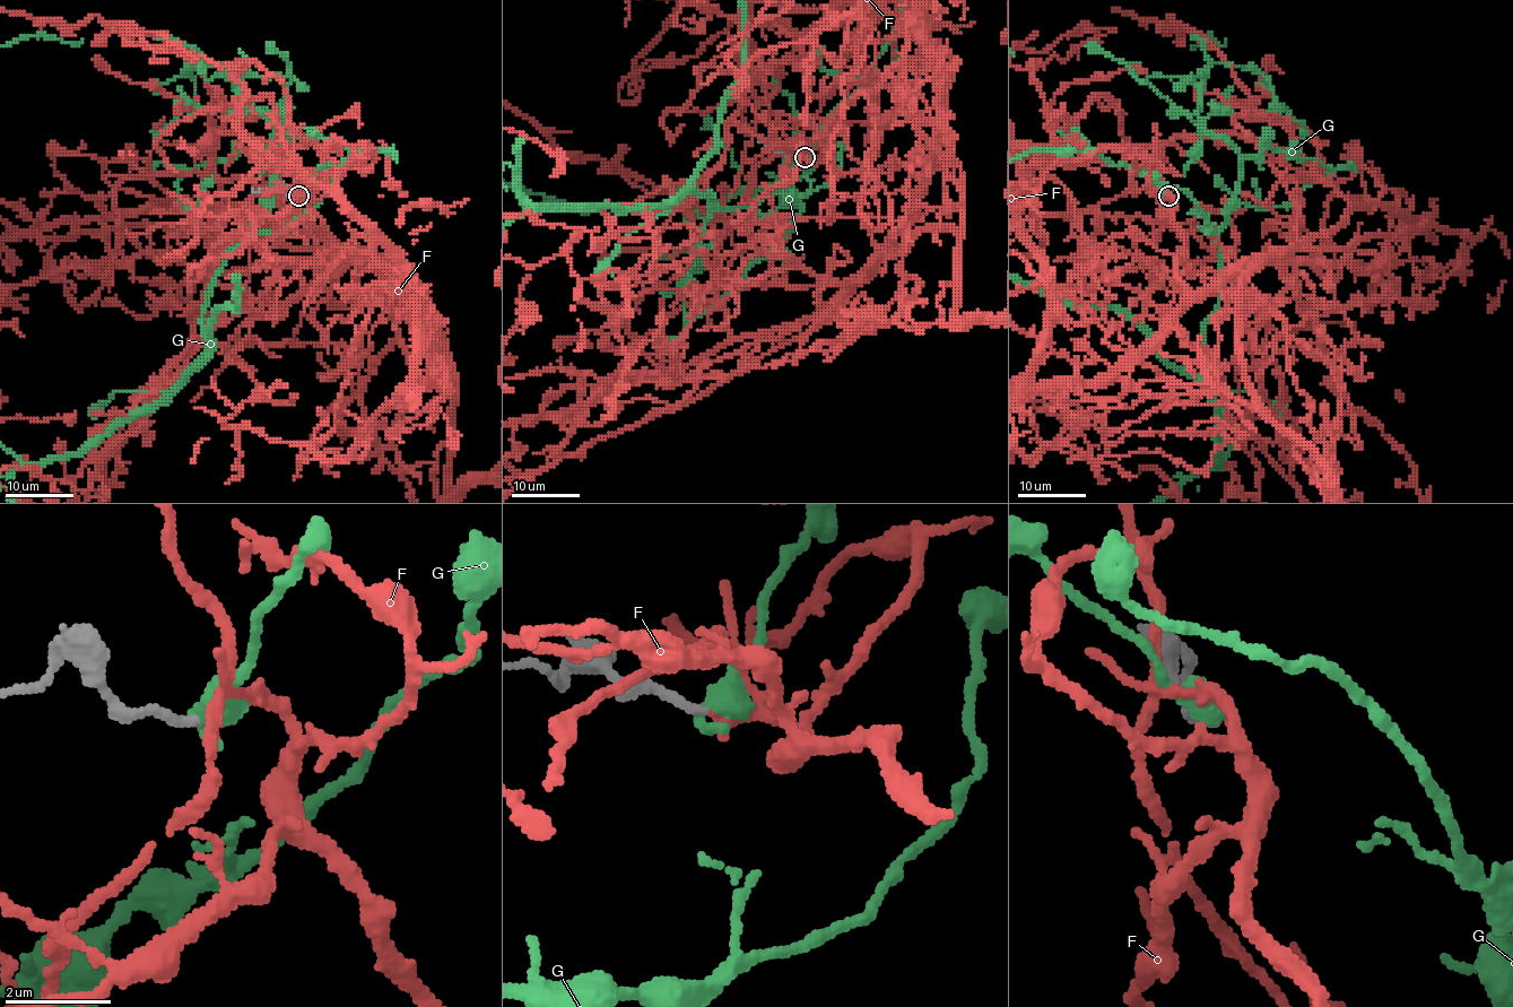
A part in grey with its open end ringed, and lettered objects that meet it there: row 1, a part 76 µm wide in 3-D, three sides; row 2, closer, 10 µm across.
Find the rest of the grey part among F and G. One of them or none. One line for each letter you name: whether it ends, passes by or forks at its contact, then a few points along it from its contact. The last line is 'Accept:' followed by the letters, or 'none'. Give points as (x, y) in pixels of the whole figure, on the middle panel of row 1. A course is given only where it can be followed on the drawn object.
F: it ends
Accept: F

